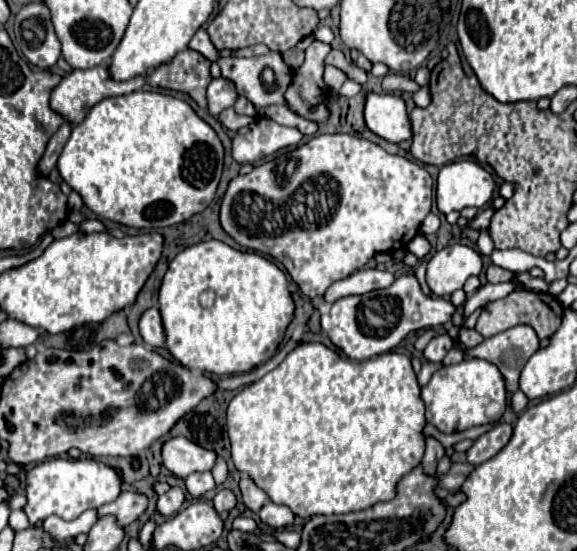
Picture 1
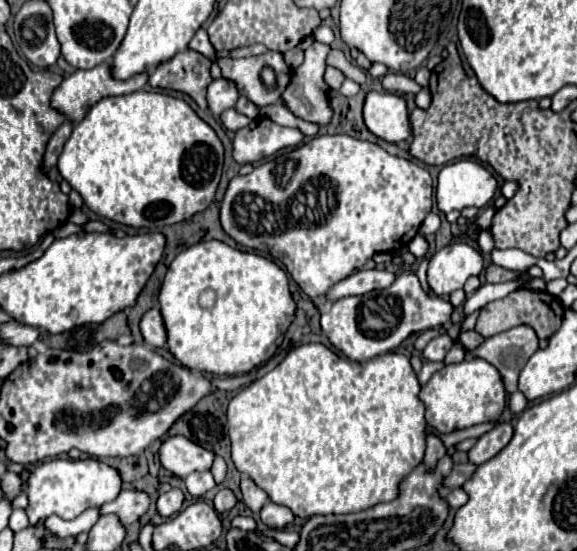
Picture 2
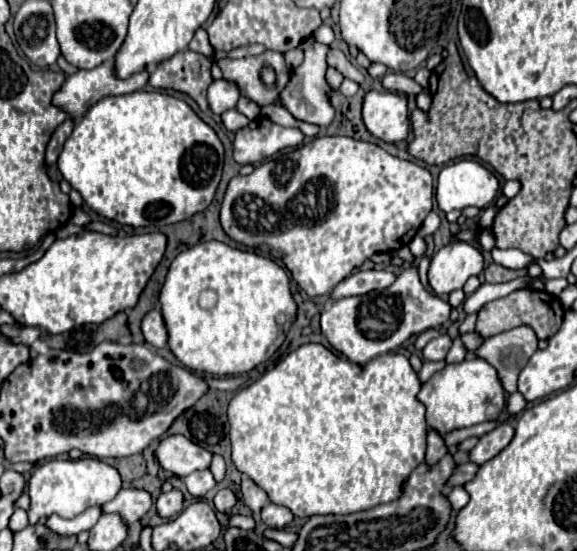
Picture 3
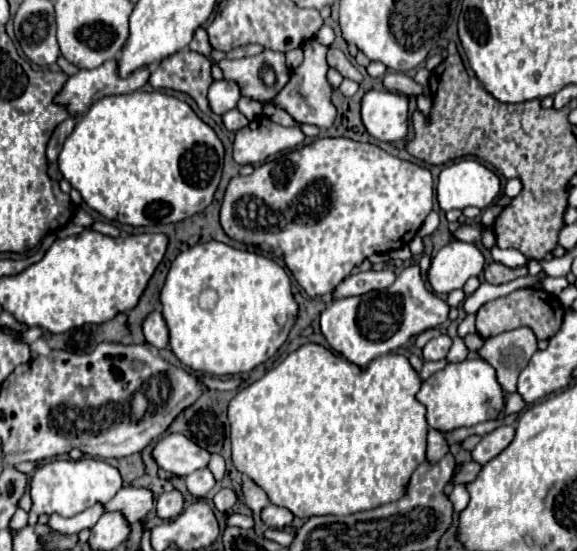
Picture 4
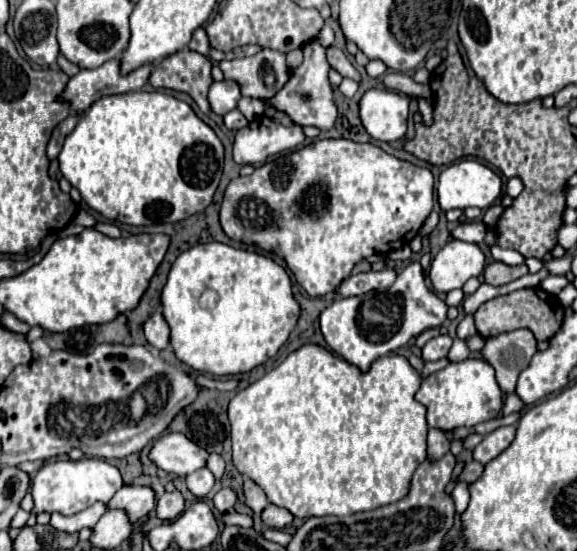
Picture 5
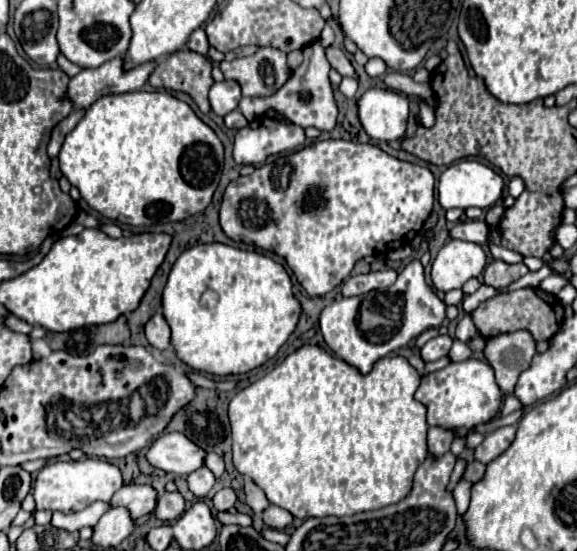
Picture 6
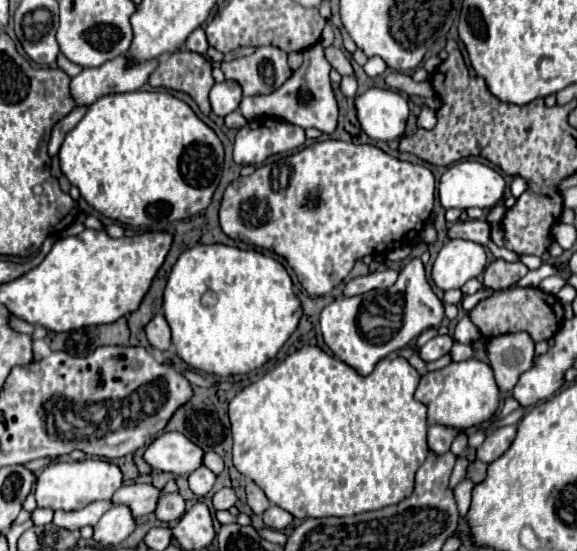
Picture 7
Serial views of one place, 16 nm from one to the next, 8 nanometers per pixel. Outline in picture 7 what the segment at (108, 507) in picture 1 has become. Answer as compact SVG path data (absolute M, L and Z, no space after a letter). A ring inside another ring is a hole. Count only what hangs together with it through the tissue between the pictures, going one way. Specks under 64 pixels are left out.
M124 484L114 496L112 504L128 506L134 518L150 514L156 510L160 492L152 484Z

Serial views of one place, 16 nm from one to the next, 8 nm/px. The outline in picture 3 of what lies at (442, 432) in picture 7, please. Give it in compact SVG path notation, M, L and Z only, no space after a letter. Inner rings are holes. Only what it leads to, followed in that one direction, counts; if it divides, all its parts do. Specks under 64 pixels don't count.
M430 430L428 432L428 448L426 448L426 460L424 462L428 466L434 466L446 452L448 452L448 448L446 448L444 440L440 438L440 434L434 432L434 430Z

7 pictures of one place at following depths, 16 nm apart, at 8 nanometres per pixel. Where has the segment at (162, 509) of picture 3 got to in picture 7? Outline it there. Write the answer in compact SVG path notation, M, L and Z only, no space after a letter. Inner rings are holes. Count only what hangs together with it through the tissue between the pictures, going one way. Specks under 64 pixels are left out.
M178 492L164 494L158 500L158 506L156 506L156 518L158 520L170 524L170 522L176 522L182 514L184 514L184 498Z

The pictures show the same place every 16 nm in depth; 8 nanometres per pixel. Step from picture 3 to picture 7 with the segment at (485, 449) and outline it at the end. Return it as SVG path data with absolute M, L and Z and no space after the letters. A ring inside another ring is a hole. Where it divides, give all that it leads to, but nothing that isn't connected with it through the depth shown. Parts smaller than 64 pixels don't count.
M502 426L502 428L486 434L486 440L476 450L476 458L486 464L494 462L510 448L514 436L516 436L516 426Z

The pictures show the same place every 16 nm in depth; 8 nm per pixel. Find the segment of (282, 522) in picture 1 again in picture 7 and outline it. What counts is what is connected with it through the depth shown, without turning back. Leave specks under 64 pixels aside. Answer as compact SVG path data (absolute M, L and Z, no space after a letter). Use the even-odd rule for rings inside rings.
M270 506L264 512L264 524L274 530L286 530L292 524L292 520L294 520L294 516L280 506Z

